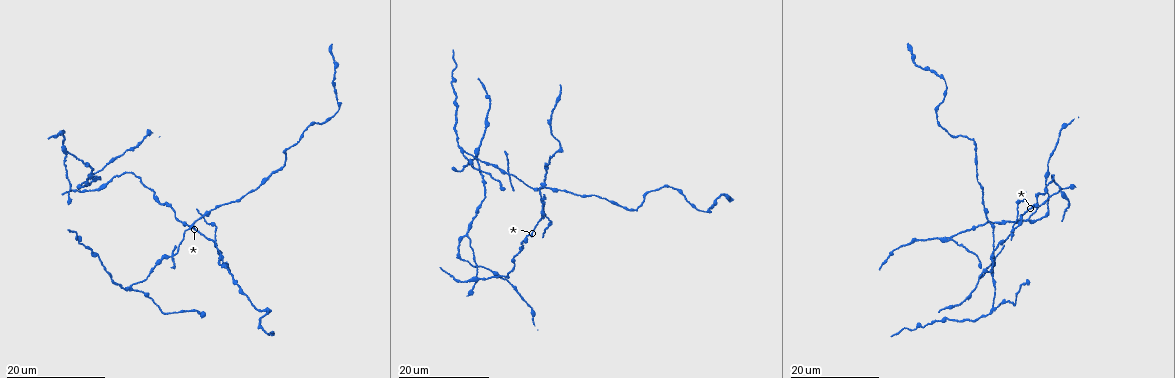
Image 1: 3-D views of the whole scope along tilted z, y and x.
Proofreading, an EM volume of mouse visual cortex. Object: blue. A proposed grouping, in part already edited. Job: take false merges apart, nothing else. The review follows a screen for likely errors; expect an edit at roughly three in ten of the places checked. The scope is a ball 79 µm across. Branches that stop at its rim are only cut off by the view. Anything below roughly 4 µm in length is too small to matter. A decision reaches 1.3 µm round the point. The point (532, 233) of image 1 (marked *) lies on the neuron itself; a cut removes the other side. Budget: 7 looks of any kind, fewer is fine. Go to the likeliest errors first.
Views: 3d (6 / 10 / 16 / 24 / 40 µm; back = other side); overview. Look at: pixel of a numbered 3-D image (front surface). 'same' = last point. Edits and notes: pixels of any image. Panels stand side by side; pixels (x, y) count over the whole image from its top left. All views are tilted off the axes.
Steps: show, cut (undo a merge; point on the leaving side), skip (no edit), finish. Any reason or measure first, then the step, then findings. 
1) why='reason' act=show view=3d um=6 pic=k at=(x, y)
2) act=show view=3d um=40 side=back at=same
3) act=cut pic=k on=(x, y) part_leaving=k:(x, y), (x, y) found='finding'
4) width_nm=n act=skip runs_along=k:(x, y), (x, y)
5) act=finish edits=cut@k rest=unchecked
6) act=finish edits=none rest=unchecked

why='side arm on a straight run' act=show view=3d um=24 pic=1 at=(1013, 227)

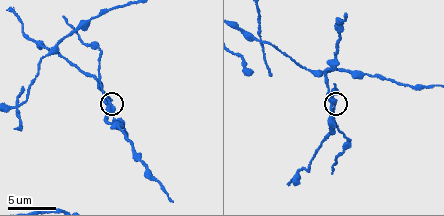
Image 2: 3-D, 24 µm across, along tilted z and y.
why='zoom in' act=show view=3d um=10 pic=2 at=(108, 103)

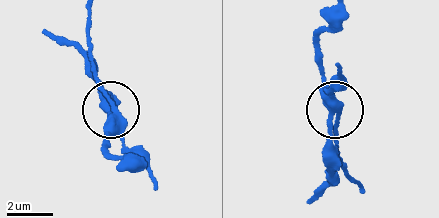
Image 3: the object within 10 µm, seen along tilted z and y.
act=skip found='one neuron here'

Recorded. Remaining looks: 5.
act=show view=3d um=16 pic=2 at=(259, 38)

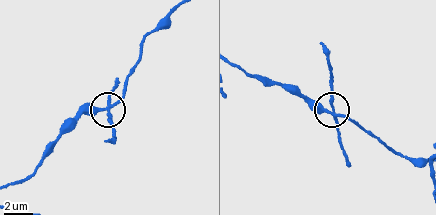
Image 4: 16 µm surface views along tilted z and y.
width_nm=250 act=cut pic=4 on=(111, 116) found='a second neuron is stuck on'

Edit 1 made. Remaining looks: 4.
why='four-way junction' act=show view=3d um=24 pic=1 at=(946, 240)

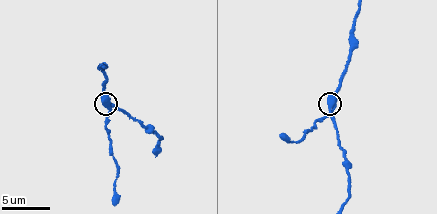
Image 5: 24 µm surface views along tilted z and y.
why='closer look' act=show view=3d um=10 pic=5 at=(108, 103)

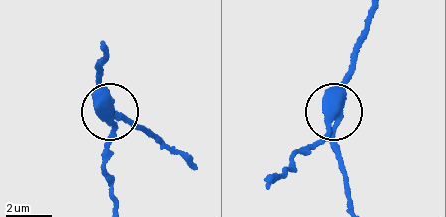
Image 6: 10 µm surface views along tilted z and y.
width_nm=350 act=skip runs_along=6:(351, 207), (333, 116), (330, 133), (306, 155) found='all the same neuron'

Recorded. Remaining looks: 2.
act=finish edits=cut@4 rest=unchecked

